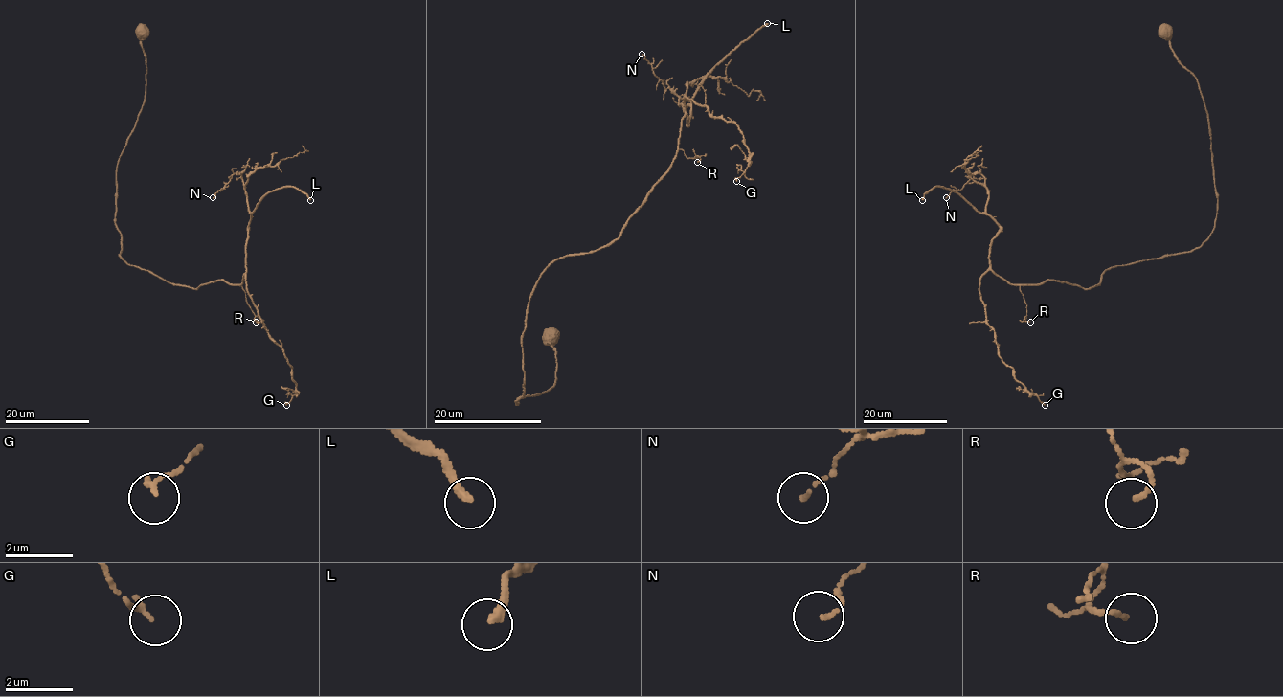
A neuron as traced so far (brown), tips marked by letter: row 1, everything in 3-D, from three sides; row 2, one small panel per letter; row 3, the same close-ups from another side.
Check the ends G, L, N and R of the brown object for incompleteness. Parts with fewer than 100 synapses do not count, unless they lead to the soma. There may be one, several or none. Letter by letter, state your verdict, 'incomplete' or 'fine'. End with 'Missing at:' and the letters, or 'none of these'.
G: fine
L: incomplete
N: fine
R: fine
Missing at: L

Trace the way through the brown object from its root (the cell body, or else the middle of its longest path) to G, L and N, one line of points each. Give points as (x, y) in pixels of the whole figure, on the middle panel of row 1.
G: (550, 335), (554, 384), (517, 403), (536, 281), (618, 236), (677, 154), (685, 98), (743, 135), (736, 181)
L: (550, 335), (554, 384), (517, 403), (527, 307), (540, 275), (618, 236), (672, 162), (698, 83), (767, 23)
N: (550, 335), (554, 384), (517, 403), (540, 275), (609, 246), (677, 154), (690, 106), (641, 54)

